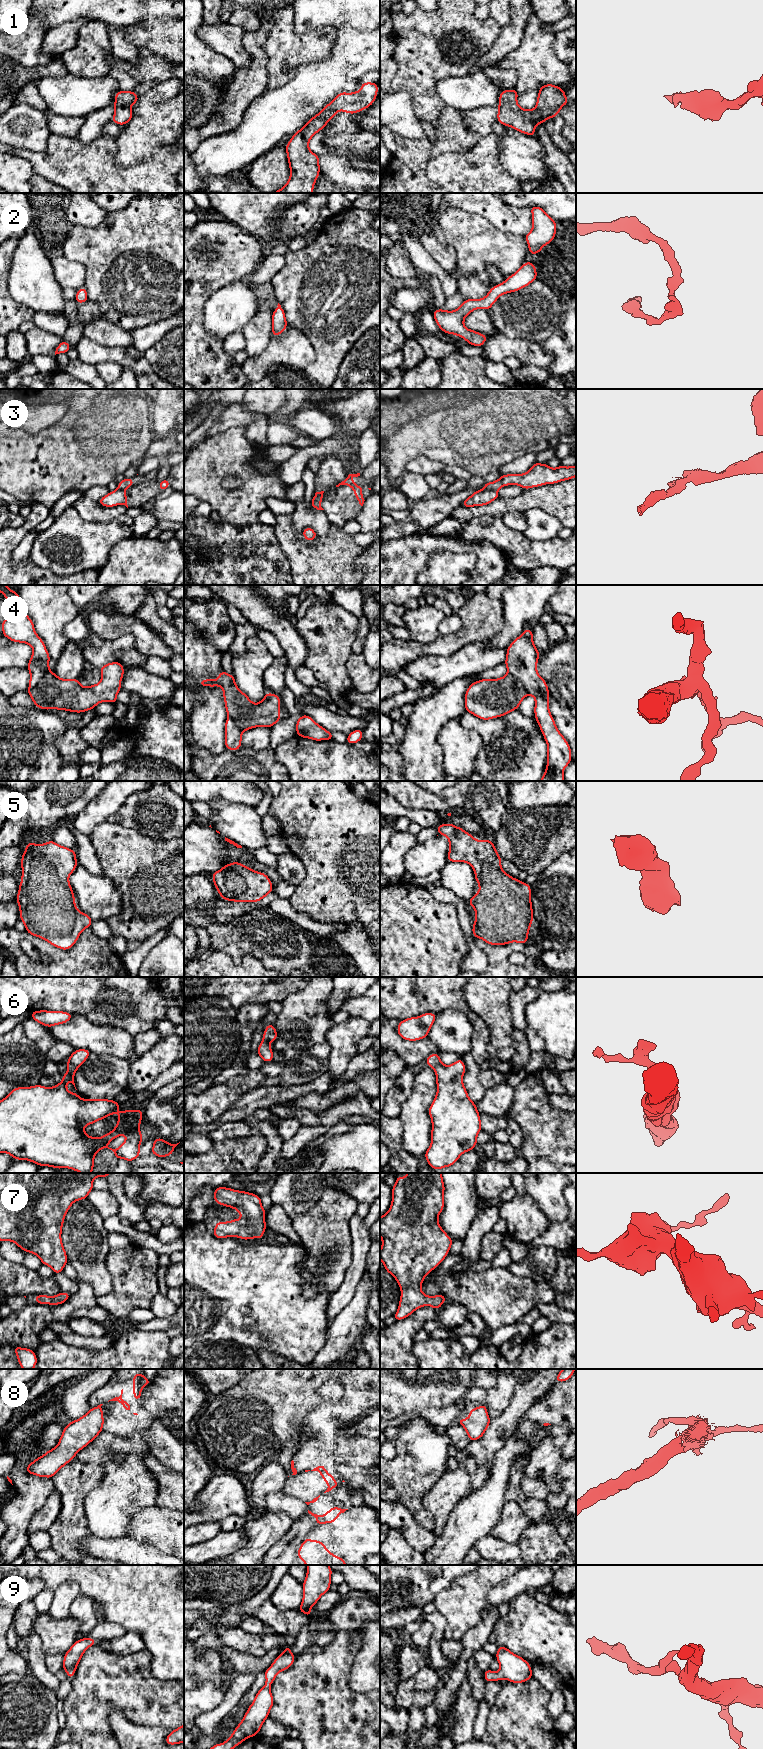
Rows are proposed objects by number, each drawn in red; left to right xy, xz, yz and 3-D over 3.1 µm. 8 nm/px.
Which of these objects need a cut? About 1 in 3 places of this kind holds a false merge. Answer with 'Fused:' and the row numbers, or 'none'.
Fused: 3, 4, 8

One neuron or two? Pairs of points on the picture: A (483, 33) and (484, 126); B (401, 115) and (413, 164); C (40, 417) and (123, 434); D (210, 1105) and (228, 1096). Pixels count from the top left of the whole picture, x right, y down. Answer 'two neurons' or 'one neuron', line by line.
A: two neurons
B: two neurons
C: two neurons
D: one neuron

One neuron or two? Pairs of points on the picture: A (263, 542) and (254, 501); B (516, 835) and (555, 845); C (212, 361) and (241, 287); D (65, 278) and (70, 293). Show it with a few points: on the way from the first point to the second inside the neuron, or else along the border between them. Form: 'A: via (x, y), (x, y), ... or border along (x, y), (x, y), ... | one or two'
A: border along (261, 523), (245, 526), (241, 529), (236, 527) | two
B: via (526, 837), (545, 837) | one
C: border along (203, 323), (203, 326), (212, 335), (222, 341) | two
D: border along (63, 288), (74, 288), (77, 290) | two

